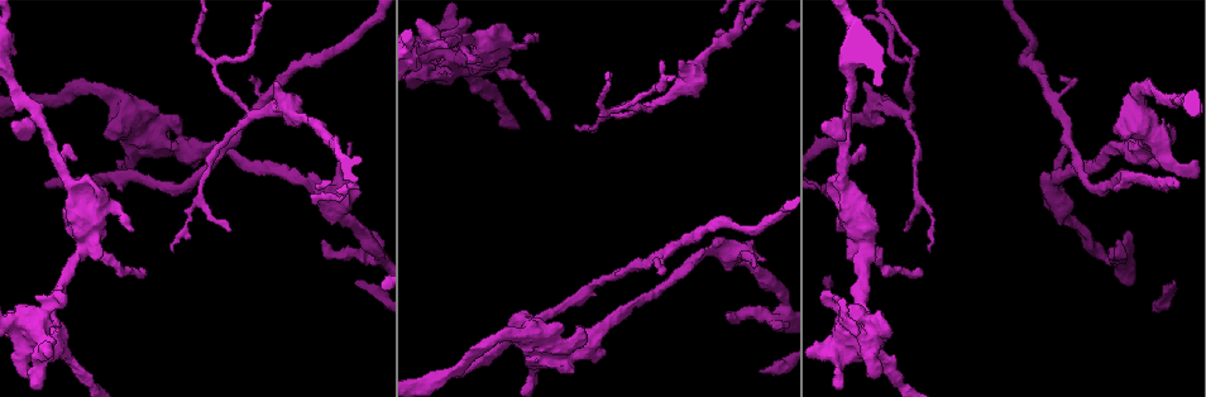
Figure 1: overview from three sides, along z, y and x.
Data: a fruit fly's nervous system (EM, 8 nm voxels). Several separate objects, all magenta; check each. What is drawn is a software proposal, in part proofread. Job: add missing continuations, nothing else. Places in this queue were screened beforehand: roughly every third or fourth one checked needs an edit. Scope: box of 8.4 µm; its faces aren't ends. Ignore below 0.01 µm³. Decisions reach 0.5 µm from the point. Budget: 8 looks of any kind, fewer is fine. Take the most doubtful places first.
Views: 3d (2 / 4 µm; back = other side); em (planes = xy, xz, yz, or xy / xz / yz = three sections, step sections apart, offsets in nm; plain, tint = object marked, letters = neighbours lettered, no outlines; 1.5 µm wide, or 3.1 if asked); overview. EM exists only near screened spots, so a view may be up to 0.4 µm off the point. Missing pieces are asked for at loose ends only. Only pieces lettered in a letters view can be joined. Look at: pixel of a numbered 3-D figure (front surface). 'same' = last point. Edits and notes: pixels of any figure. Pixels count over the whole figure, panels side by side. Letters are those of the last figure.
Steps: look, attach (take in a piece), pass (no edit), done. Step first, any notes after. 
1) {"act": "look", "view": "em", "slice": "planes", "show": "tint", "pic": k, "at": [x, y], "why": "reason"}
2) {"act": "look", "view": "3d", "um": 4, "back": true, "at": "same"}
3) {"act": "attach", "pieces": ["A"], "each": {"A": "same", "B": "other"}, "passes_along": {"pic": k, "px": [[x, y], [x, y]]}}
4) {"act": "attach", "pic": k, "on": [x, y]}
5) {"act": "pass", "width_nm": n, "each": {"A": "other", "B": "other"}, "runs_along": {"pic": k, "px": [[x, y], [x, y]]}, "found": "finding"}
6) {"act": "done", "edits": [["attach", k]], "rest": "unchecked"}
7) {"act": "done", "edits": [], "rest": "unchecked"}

{"act": "look", "view": "em", "slice": "planes", "show": "letters", "pic": 1, "at": [905, 231]}

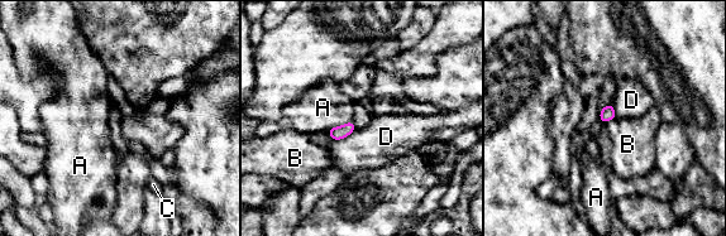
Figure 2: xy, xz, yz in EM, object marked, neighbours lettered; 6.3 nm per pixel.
{"act": "pass", "width_nm": 80, "each": {"A": "other", "B": "other", "C": "other", "D": "other"}, "border": {"pic": 2, "px": [[616, 118], [602, 124]]}, "found": "no lettered piece goes on from it"}

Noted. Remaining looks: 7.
{"act": "look", "view": "em", "slice": "planes", "show": "letters", "pic": 1, "at": [538, 39], "why": "branch stops here"}

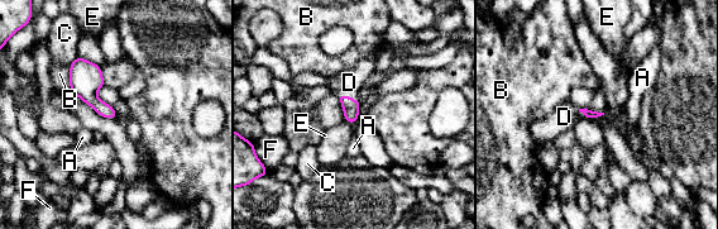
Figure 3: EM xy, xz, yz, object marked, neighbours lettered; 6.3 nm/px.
{"act": "attach", "pieces": ["D"], "each": {"A": "other", "B": "other", "C": "other", "D": "same", "E": "other", "F": "other"}, "found": "it goes on there"}

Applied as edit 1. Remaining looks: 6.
{"act": "look", "view": "3d", "um": 2, "pic": 1, "at": [823, 132], "why": "free end"}

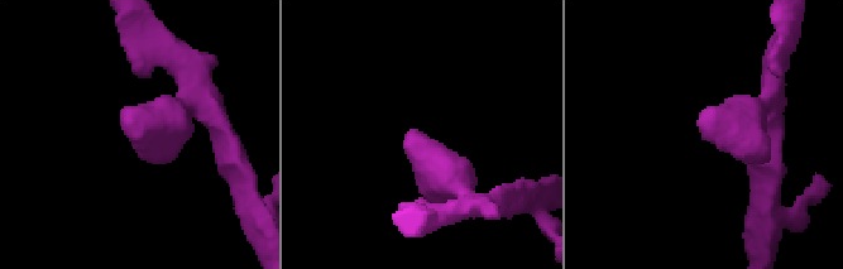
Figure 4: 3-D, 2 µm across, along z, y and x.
{"act": "look", "view": "em", "slice": "yz", "step": 8, "show": "letters", "pic": 4, "at": [704, 136]}

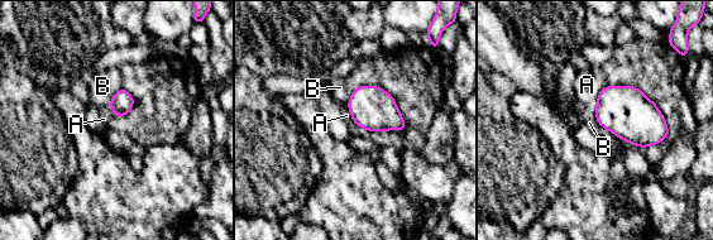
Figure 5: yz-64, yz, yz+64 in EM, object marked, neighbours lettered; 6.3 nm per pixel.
{"act": "look", "view": "em", "slice": "planes", "show": "letters", "at": "same"}

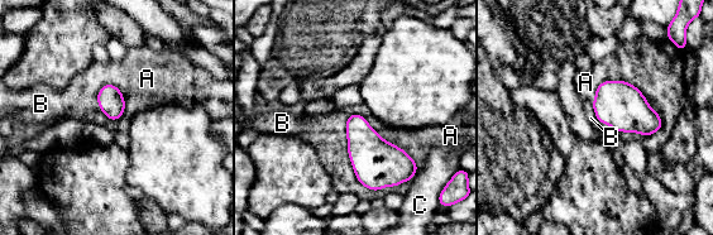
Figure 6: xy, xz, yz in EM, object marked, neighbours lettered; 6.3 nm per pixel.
{"act": "pass", "each": {"A": "other", "B": "other", "C": "other"}, "found": "no lettered piece goes on from it"}

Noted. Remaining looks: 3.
{"act": "done", "edits": [["attach", 3]], "rest": "unchecked"}

